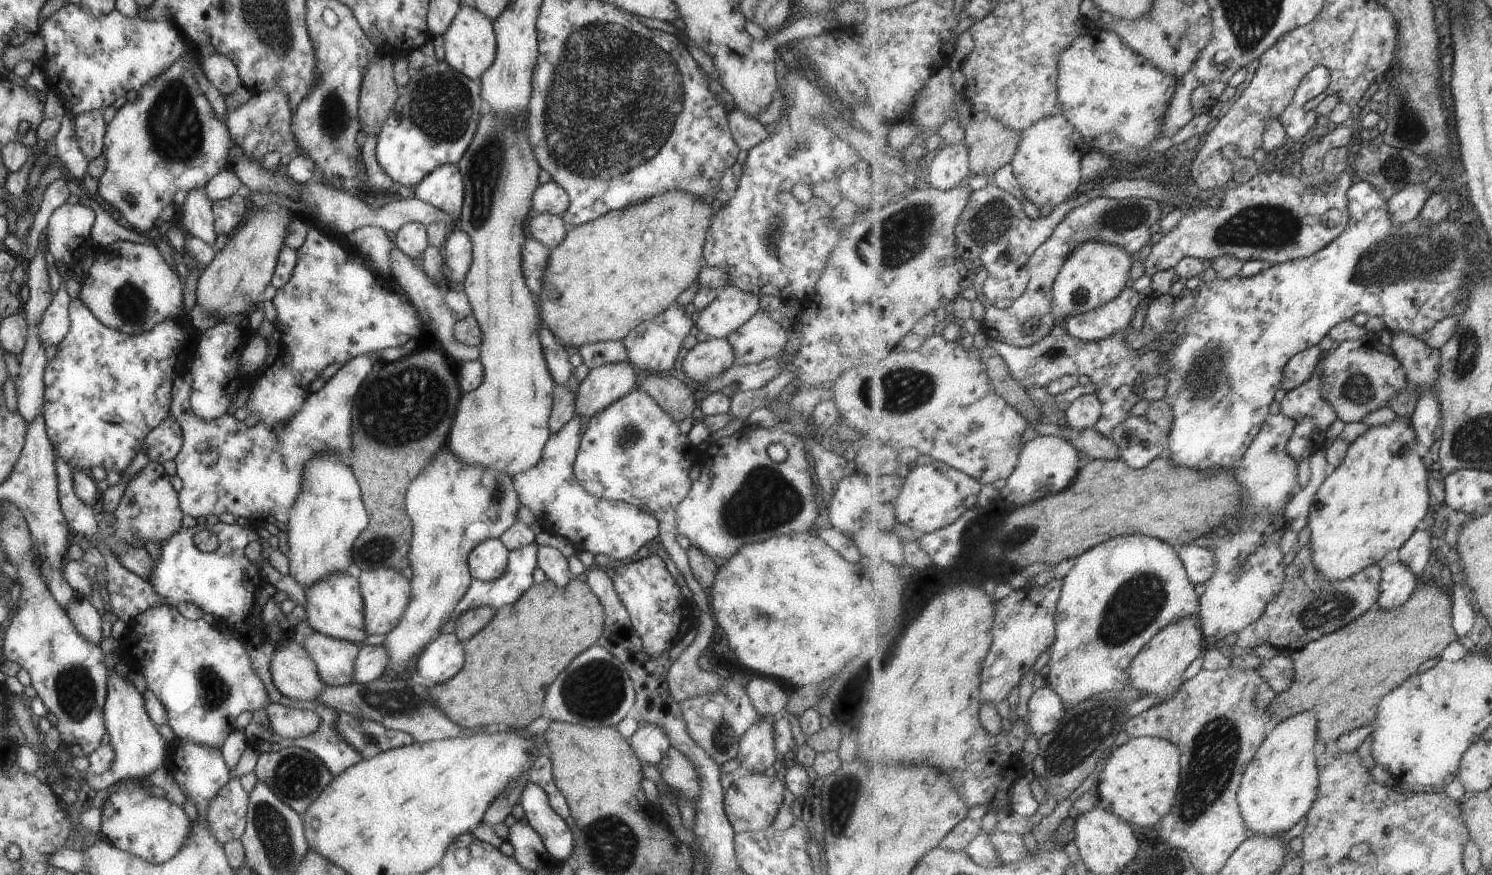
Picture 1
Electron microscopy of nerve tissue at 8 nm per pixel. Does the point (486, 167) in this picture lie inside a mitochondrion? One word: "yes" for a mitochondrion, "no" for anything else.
yes

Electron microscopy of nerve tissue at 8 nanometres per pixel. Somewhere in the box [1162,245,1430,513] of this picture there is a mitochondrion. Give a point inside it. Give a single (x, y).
(1214, 368)

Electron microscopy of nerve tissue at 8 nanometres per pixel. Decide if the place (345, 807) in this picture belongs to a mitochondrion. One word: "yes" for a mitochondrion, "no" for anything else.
no

